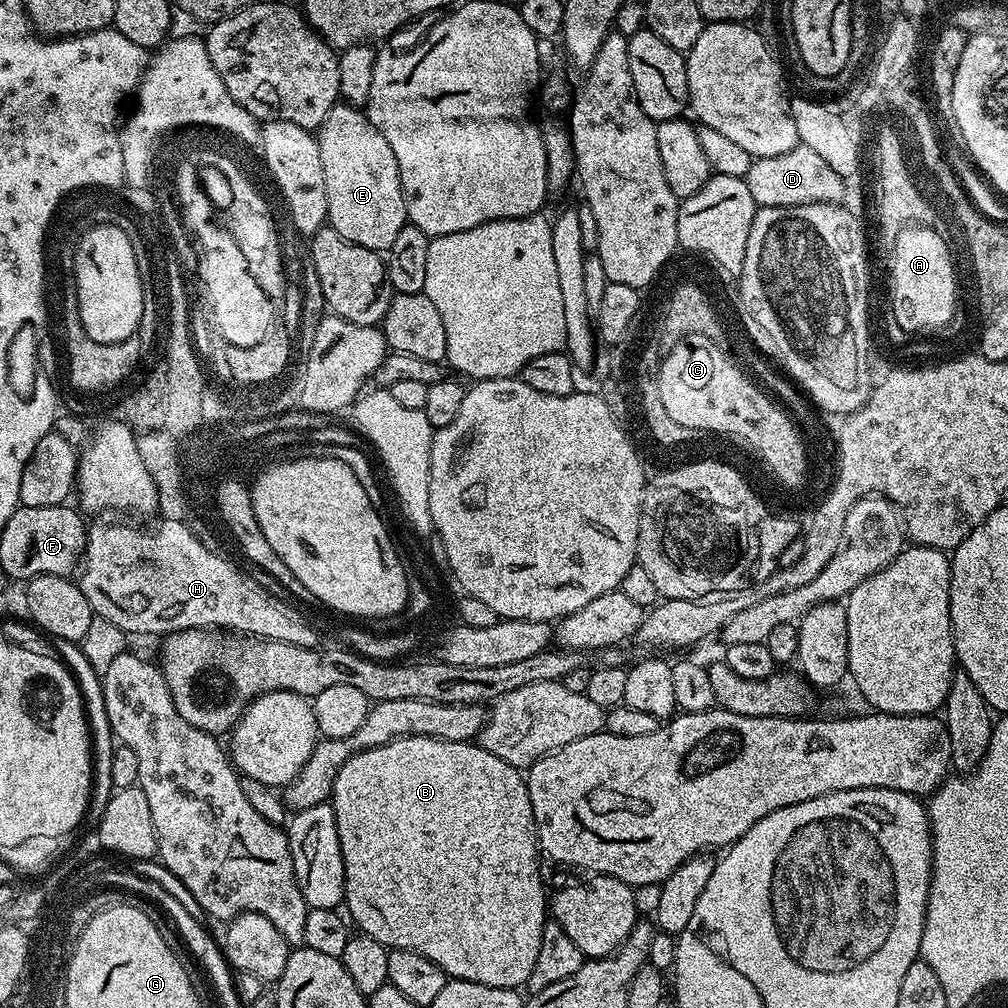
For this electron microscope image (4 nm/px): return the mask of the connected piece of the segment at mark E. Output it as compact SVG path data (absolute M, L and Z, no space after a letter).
M338 102L328 111L319 128L315 129L314 135L318 142L318 154L322 154L322 178L326 186L326 206L328 207L327 223L334 230L338 230L338 234L342 234L342 238L346 238L346 242L354 242L358 246L366 246L366 250L370 250L373 254L387 253L388 248L394 246L394 238L398 238L398 233L408 223L408 211L402 194L402 182L398 174L398 158L394 158L394 150L390 150L390 142L386 142L386 138L382 138L379 130L368 121L367 111L356 108L353 104L343 102Z

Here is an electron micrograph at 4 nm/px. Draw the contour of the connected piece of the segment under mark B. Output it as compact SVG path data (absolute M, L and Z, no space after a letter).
M403 736L389 744L355 752L342 770L338 770L338 778L334 778L330 803L338 822L338 842L342 846L344 904L363 935L382 942L389 950L401 948L422 954L422 958L434 962L434 966L441 968L445 976L453 980L513 990L527 985L530 970L534 970L534 961L538 958L538 949L542 946L546 896L544 900L534 810L530 806L528 781L521 769L502 762L502 758L494 758L494 754L476 742L446 742L429 736Z

